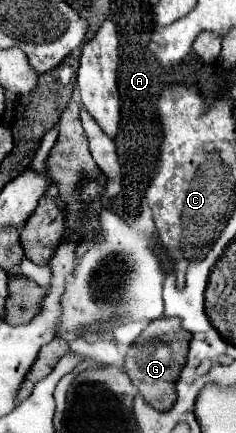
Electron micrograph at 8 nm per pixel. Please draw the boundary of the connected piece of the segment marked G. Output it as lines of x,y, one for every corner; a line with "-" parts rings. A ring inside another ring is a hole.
161,317
147,325
147,329
137,337
137,341
131,347
131,353
125,359
127,375
131,375
135,387
139,387
139,393
157,411
171,409
177,399
175,383
179,379
179,373
181,373
185,361
187,361
191,337
193,335
181,327
179,317
171,317
171,319
-
139,343
141,343
141,349
139,349

